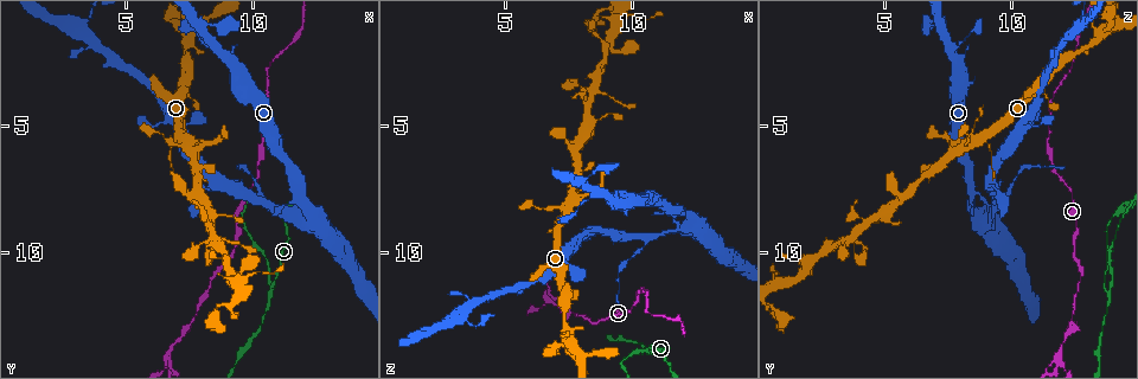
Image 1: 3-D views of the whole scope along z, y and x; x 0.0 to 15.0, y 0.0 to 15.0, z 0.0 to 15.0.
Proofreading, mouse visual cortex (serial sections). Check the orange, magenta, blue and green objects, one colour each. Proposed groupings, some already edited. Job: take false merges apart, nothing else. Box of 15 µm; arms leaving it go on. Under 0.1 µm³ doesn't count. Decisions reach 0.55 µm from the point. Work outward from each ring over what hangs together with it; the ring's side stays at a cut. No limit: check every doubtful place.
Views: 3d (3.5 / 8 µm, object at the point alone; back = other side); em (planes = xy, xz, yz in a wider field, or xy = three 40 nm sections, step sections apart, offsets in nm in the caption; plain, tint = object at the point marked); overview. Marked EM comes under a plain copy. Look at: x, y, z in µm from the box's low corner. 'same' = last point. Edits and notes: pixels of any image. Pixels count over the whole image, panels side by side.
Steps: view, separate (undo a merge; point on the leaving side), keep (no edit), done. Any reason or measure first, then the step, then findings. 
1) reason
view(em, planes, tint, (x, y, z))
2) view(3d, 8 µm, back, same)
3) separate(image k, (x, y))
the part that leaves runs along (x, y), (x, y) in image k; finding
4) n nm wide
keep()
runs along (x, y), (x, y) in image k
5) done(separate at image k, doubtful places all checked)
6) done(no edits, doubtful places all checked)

thick turns thin
view(3d, 8 µm, (7.3, 1.6, 13.3))

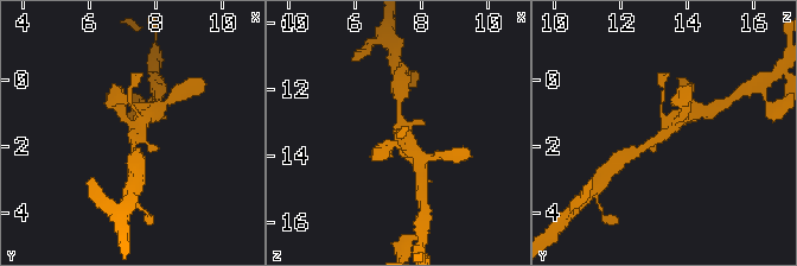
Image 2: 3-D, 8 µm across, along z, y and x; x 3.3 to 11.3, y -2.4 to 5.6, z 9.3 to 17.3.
zoom in
view(3d, 3.5 µm, (7.4, 1.6, 13.3))

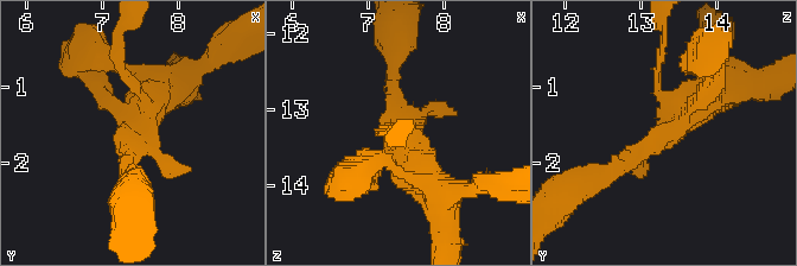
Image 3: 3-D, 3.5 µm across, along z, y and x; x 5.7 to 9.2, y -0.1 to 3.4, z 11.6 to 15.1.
view(em, xy, step 5, tint, (7.35, 1.65, 13.25))

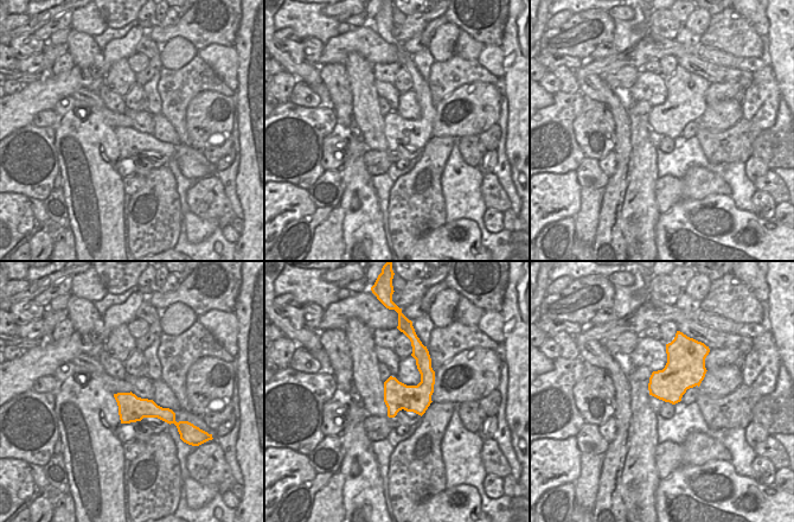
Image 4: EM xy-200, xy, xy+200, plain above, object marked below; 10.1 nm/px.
keep()
runs along (416, 347), (424, 383), (391, 414) in image 4; one cell here

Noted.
side arm on a straight run
view(3d, 8 µm, (10.7, 11.6, 13.8))

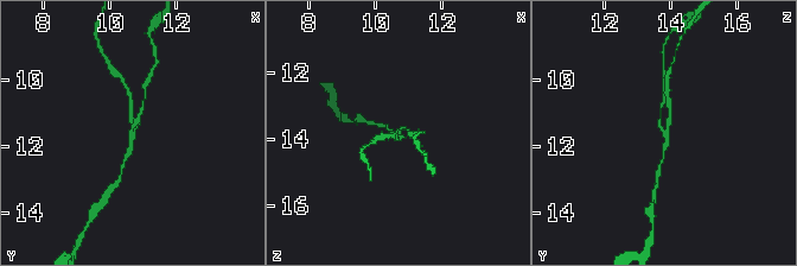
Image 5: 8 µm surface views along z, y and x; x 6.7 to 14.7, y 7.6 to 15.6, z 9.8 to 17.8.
3 arms; arms of 150, 150, 150 nm
view(em, xy, step 1, tint, (10.7, 11.6, 13.7))

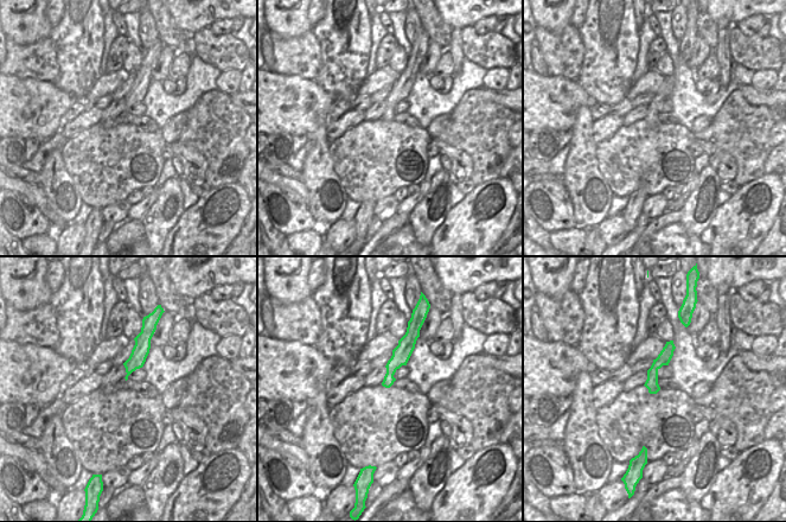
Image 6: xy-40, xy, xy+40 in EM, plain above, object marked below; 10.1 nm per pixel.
keep()
all the same cell

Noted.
thin neck
view(3d, 8 µm, (6.7, 14.3, 11.9))

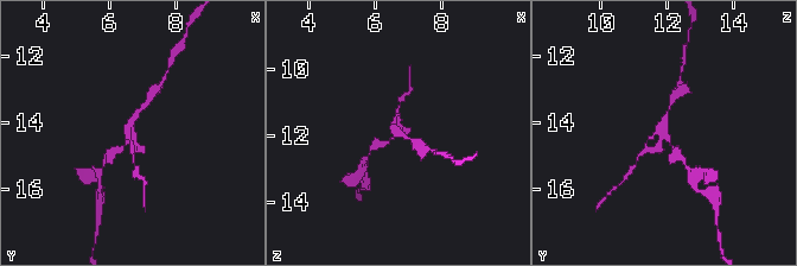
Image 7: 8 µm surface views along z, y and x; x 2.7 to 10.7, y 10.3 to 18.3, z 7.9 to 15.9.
closer look
view(3d, 3.5 µm, (6.6, 14.2, 11.9))

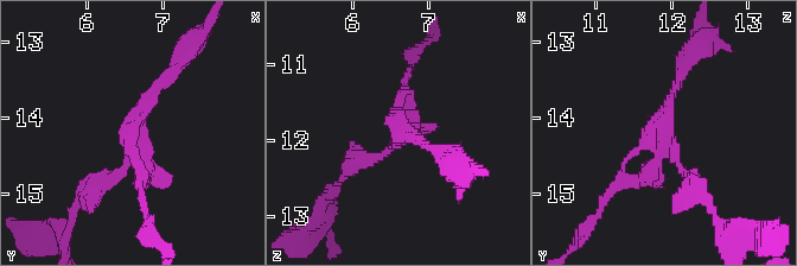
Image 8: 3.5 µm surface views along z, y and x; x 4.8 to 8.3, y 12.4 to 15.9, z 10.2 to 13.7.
need the tissue
view(em, xy, step 3, tint, (6.60, 14.25, 11.95))

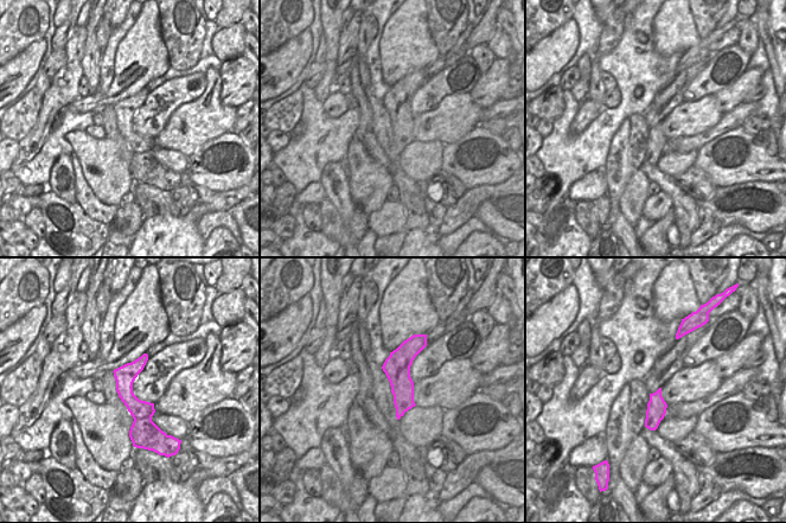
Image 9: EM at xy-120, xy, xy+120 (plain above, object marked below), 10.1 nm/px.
keep()
runs along (682, 73), (655, 164), (616, 190) in image 8; one cell here

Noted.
done(no edits, doubtful places all checked)

